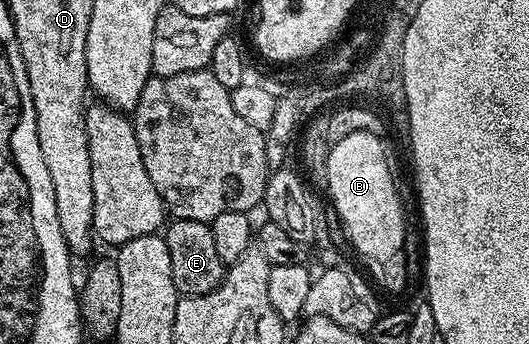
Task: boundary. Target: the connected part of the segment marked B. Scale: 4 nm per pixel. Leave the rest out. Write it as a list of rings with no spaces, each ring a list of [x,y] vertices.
[[[367,130],[351,132],[349,136],[344,136],[343,138],[345,142],[339,140],[341,146],[338,146],[335,142],[332,143],[328,147],[329,155],[325,154],[323,158],[325,161],[324,176],[327,183],[327,191],[329,190],[330,196],[333,197],[333,206],[337,209],[338,216],[341,217],[341,226],[345,229],[345,234],[349,237],[349,242],[353,245],[354,252],[361,257],[361,262],[369,269],[370,276],[385,290],[401,290],[405,286],[405,281],[409,278],[409,262],[405,259],[405,210],[401,207],[400,196],[397,195],[397,182],[393,179],[393,170],[388,166],[389,158],[385,155],[385,146],[383,144],[385,142],[381,136],[372,135]]]

